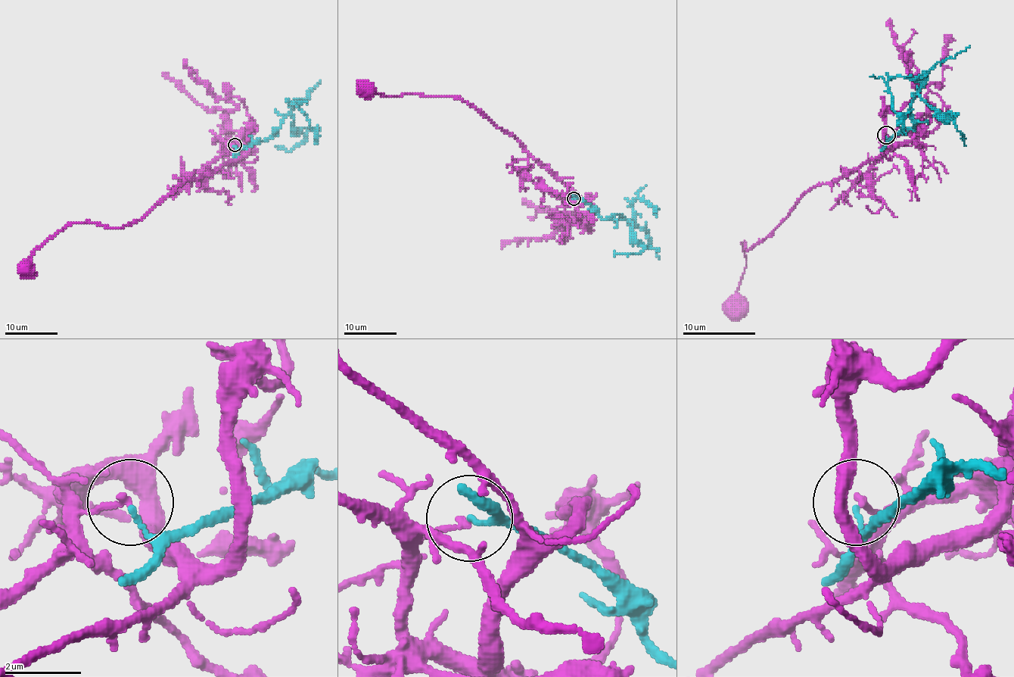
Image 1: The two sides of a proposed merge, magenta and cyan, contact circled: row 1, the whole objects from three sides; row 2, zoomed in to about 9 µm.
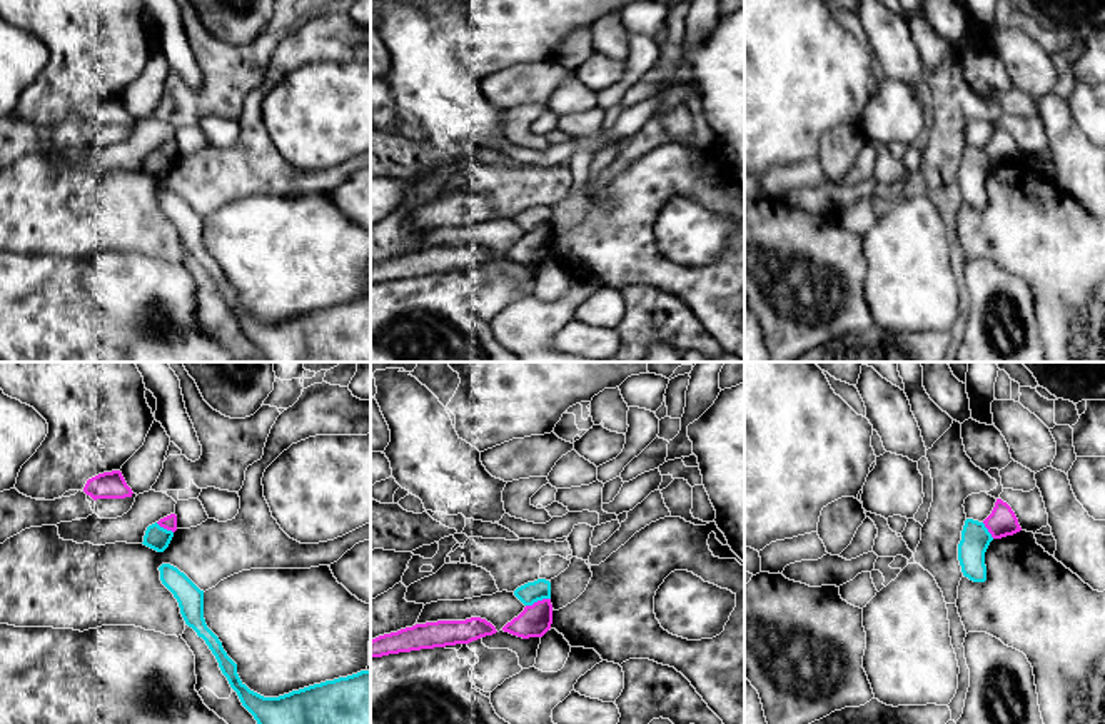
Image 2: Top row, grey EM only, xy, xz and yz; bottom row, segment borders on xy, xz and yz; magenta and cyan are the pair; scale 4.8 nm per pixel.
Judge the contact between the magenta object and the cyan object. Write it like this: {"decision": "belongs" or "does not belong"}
{"decision": "does not belong"}

